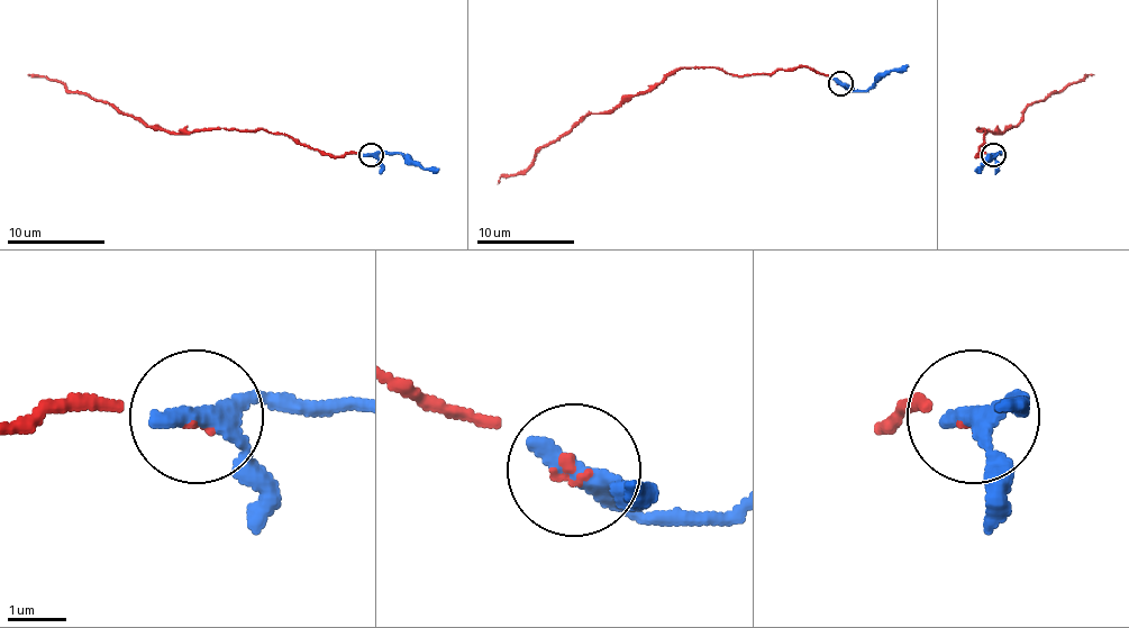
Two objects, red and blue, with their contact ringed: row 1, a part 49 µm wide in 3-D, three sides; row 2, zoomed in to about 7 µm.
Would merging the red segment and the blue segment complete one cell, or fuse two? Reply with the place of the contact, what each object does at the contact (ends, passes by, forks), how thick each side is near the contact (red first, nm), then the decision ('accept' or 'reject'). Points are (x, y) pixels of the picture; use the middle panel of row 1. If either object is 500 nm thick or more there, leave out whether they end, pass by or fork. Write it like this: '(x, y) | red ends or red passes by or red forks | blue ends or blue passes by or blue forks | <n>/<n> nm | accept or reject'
(840, 83) | red ends | blue passes by | 100/320 nm | accept

